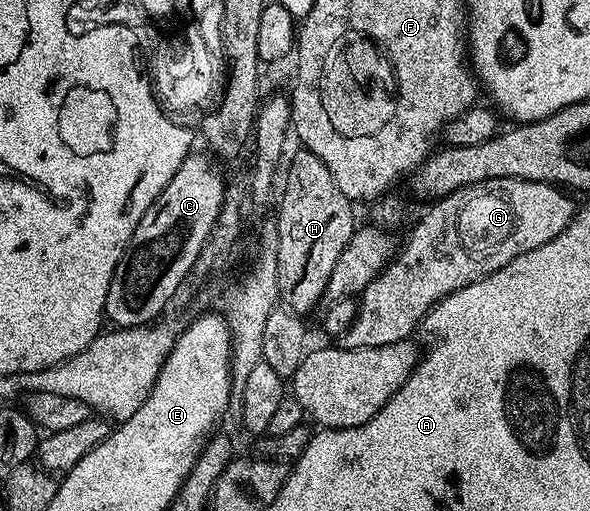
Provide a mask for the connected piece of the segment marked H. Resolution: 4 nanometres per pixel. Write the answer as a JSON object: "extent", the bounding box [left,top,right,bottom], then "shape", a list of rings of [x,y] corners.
{"extent":[276,149,356,317],"shape":[[[298,149],[298,152],[290,159],[290,168],[286,171],[286,188],[282,191],[282,204],[278,207],[276,222],[278,225],[278,294],[281,302],[296,314],[306,317],[317,305],[323,302],[328,285],[328,277],[332,277],[332,269],[344,253],[344,245],[352,237],[356,230],[354,223],[354,211],[352,201],[344,197],[340,185],[328,173],[328,165],[316,157],[316,153],[305,149]]]}

